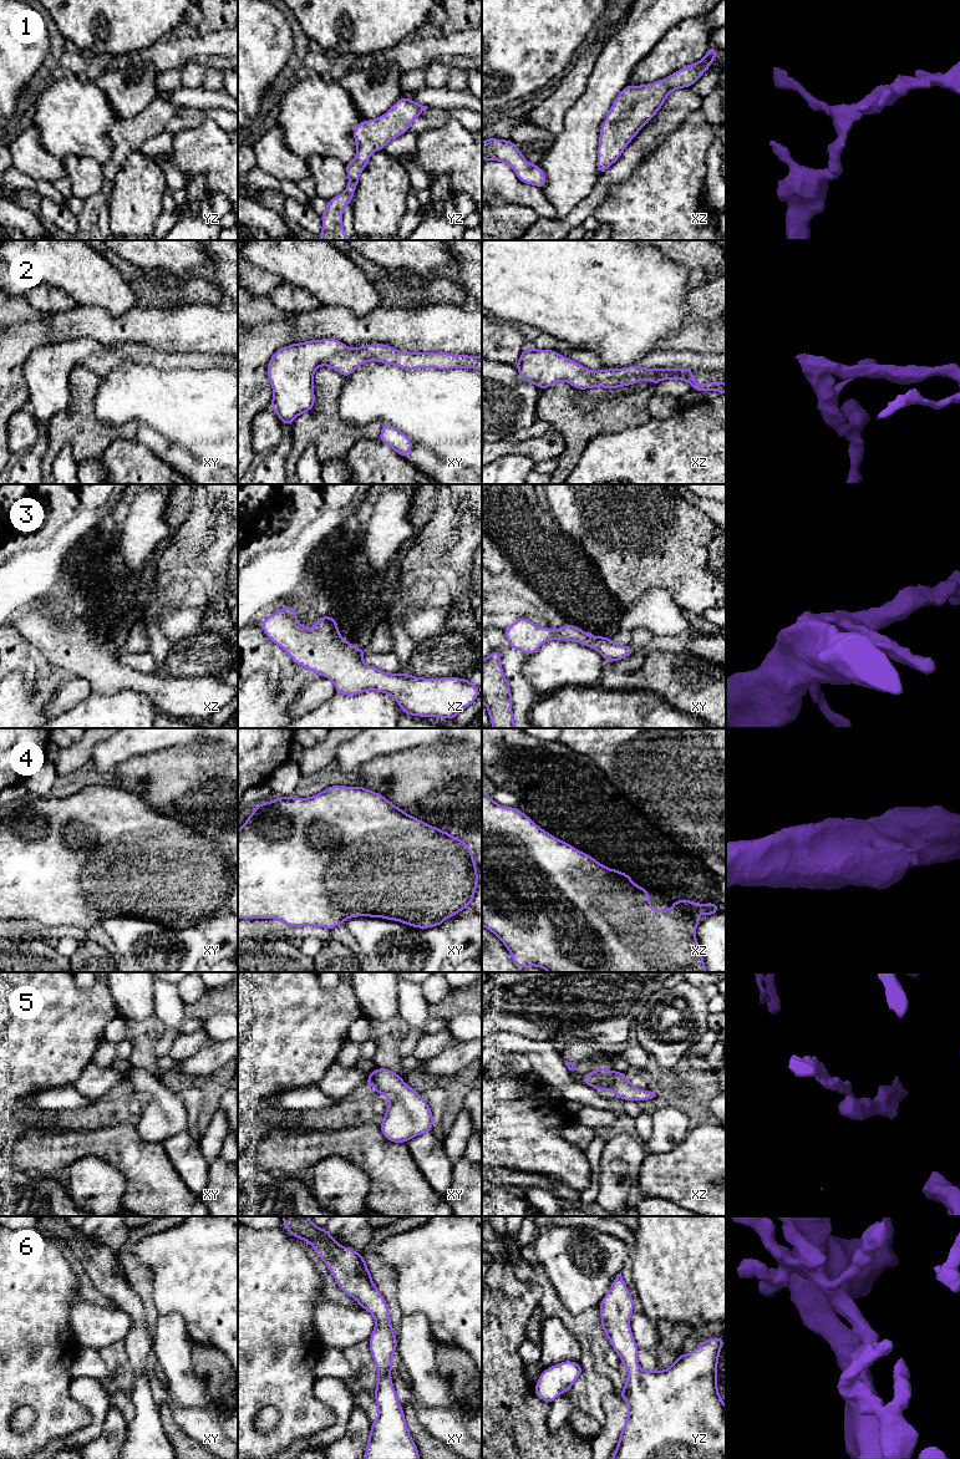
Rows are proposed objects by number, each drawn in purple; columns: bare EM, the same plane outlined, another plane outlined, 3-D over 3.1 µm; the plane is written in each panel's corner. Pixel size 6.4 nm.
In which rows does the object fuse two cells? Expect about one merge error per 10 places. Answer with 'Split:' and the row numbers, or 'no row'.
Split: no row

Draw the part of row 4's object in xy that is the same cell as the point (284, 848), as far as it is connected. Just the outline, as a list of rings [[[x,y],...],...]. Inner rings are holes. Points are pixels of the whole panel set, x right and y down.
[[[329,786],[321,793],[309,798],[278,797],[254,807],[238,830],[238,919],[278,919],[286,926],[318,926],[334,929],[345,920],[356,916],[382,917],[396,920],[418,929],[440,926],[473,903],[478,885],[478,873],[471,848],[461,839],[430,825],[400,809],[384,795],[361,786]]]

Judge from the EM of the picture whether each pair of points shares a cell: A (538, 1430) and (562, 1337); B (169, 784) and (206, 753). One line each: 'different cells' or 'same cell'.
A: different cells
B: same cell

